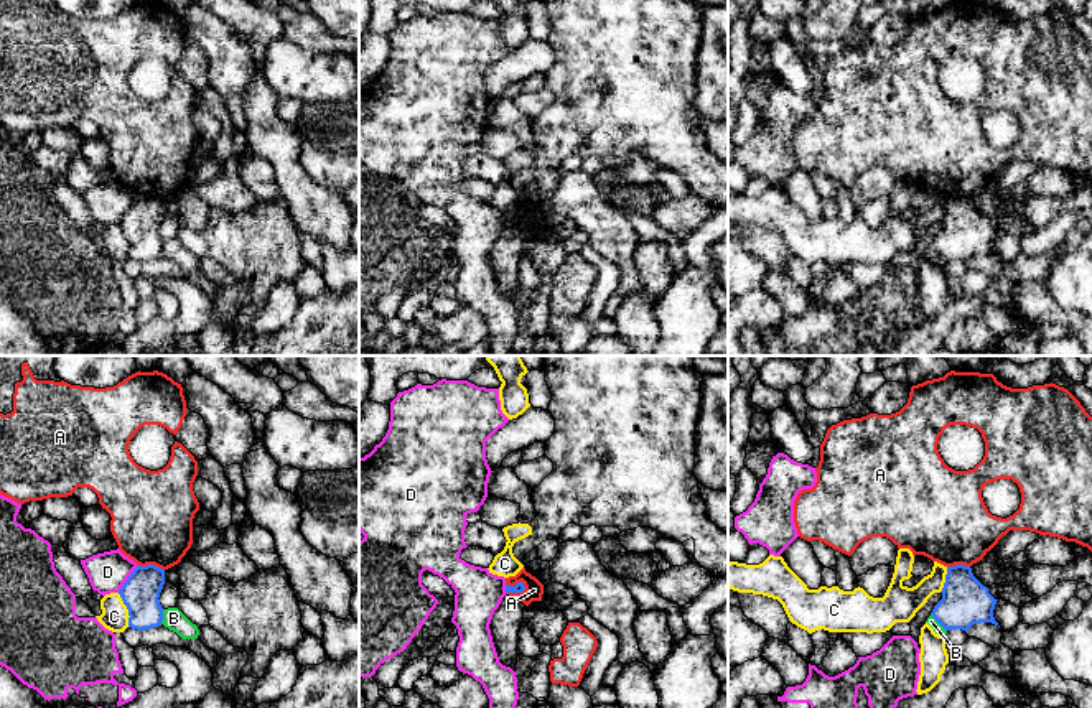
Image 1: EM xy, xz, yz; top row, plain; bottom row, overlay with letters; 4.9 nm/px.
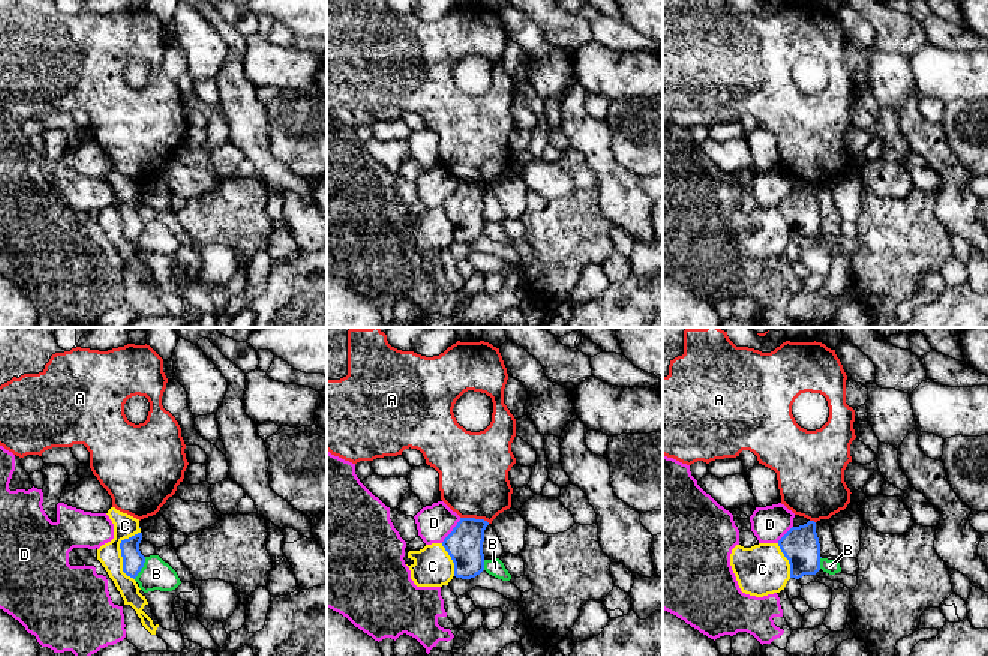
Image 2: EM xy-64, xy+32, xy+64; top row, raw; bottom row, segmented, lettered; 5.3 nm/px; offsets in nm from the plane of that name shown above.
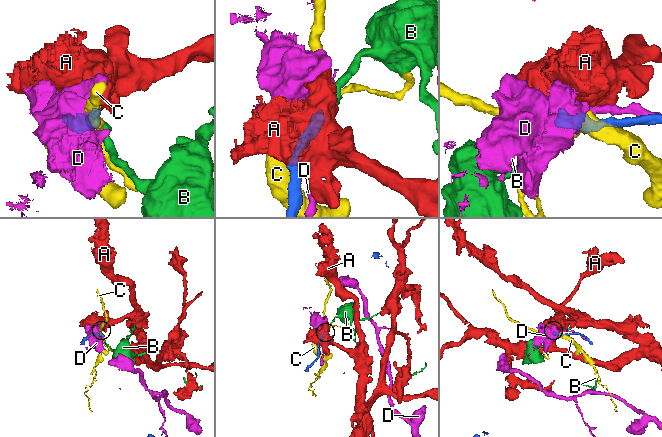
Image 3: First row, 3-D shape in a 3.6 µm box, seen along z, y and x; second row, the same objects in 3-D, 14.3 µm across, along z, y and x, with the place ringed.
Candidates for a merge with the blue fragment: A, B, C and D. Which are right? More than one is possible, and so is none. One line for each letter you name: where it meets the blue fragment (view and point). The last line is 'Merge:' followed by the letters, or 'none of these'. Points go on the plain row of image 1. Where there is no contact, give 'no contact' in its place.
Merge: none of these

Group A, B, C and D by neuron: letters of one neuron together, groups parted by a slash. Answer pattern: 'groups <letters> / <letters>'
groups A / B / C / D

